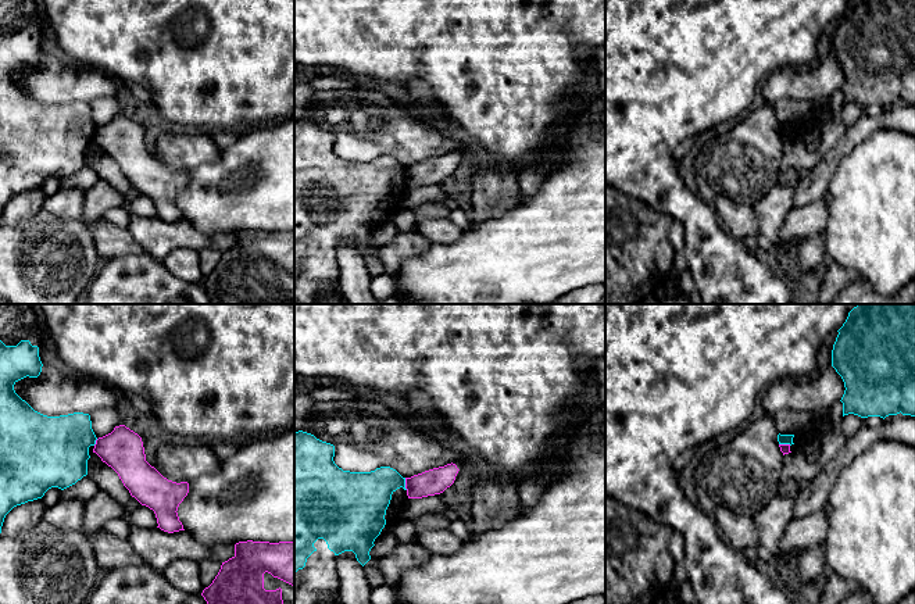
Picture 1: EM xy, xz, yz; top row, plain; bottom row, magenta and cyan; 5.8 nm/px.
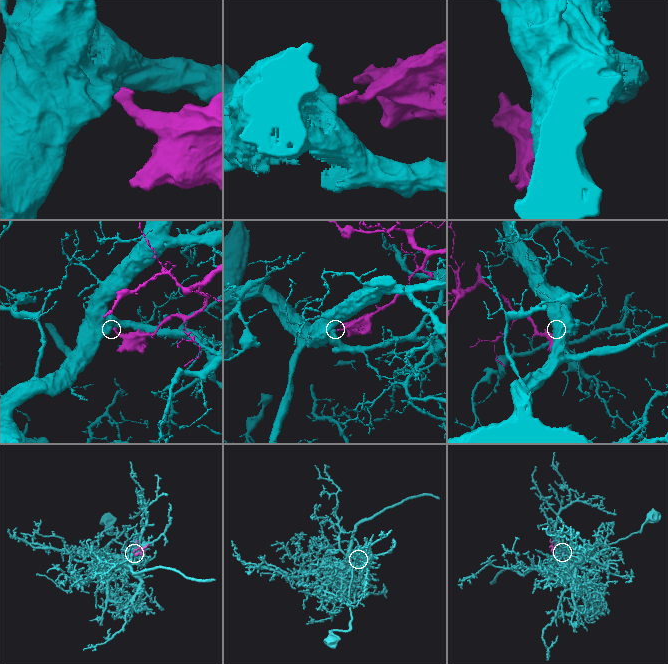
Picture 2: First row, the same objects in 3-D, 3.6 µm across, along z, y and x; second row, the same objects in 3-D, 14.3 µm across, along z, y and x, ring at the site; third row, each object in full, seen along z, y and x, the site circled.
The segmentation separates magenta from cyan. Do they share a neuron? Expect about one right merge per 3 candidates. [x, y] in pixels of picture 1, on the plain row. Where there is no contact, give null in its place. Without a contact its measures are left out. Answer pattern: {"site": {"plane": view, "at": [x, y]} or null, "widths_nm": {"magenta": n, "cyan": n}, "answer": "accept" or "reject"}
{"site": {"plane": "xz", "at": [406, 172]}, "widths_nm": {"magenta": 150, "cyan": 280}, "answer": "reject"}

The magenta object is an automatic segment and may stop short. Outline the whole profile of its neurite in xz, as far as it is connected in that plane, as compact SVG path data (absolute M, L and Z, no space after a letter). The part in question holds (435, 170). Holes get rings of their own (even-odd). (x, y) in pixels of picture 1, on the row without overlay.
M451 151L411 167L405 167L408 187L422 187L443 182L454 172L458 160L457 154Z

